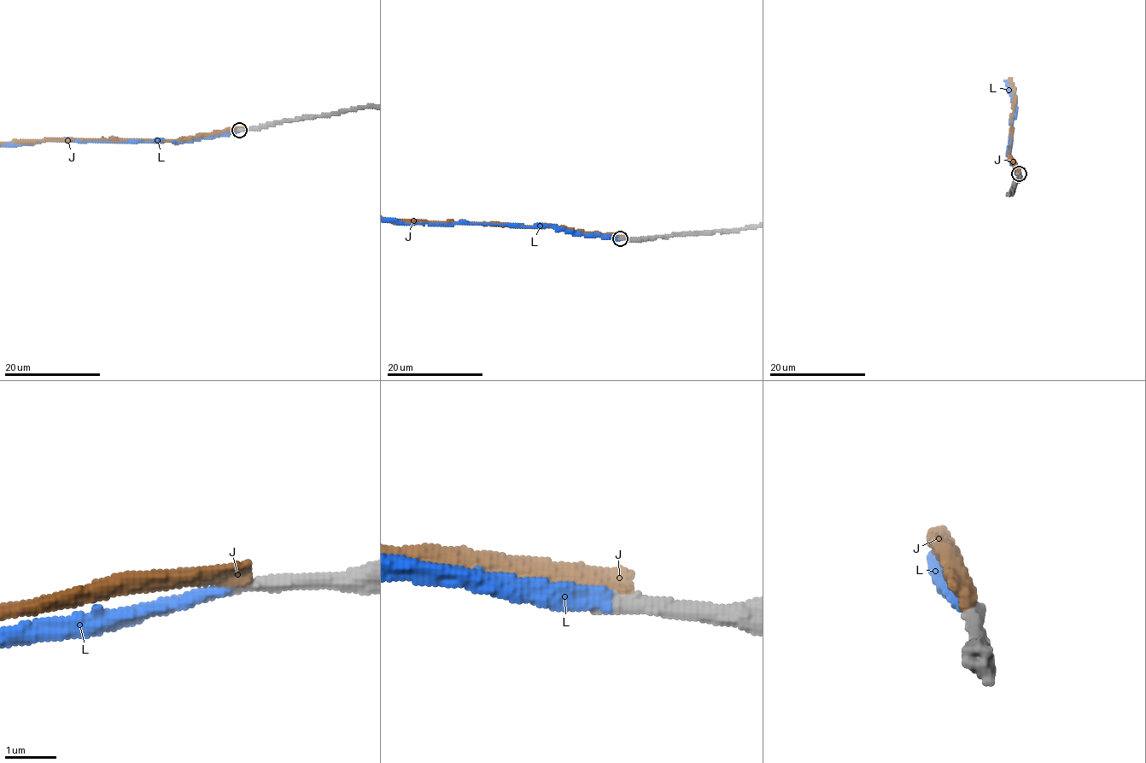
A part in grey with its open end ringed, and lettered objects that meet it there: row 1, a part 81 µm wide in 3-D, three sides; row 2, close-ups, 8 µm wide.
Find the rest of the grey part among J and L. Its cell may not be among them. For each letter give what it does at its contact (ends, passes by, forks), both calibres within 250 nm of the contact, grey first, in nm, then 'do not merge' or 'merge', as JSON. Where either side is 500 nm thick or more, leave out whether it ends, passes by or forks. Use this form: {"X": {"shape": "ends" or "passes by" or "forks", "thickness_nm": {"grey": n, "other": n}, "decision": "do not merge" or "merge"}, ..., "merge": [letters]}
{"J": {"shape": "ends", "thickness_nm": {"grey": 320, "other": 400}, "decision": "do not merge"}, "L": {"shape": "ends", "thickness_nm": {"grey": 280, "other": 320}, "decision": "merge"}, "merge": ["L"]}

